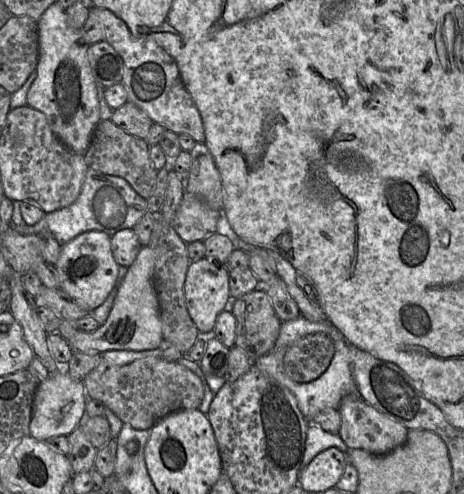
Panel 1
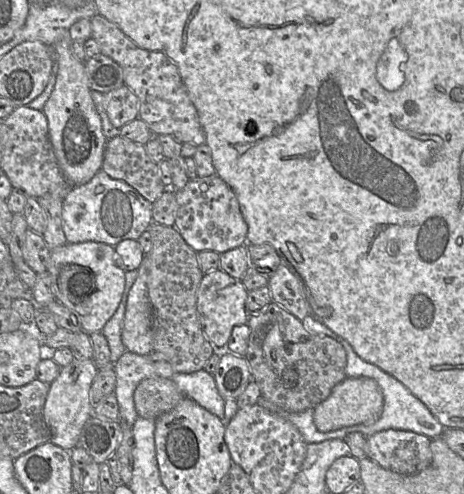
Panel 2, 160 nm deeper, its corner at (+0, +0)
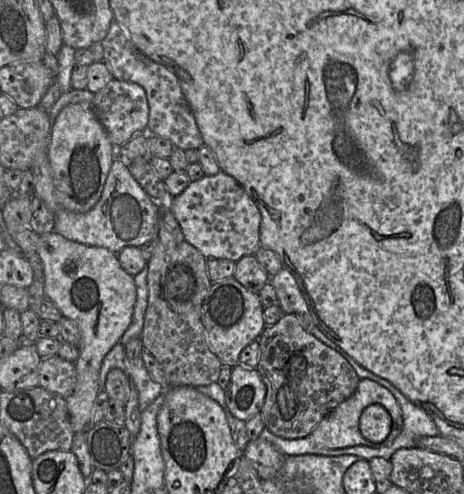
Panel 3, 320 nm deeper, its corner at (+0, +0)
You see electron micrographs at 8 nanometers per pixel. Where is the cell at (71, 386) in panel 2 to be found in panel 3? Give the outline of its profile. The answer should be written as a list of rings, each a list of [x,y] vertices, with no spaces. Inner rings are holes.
[[[54,231],[39,235],[37,254],[42,260],[44,269],[45,297],[60,310],[64,317],[72,320],[80,331],[79,356],[75,362],[77,382],[72,395],[66,398],[66,403],[73,431],[75,433],[86,431],[95,399],[100,391],[99,372],[103,359],[120,342],[132,321],[137,299],[134,278],[122,269],[117,254],[103,247],[67,240]]]

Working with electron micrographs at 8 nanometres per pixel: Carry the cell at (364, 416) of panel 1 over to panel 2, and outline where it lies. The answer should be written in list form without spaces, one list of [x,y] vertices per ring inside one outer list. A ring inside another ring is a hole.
[[[388,429],[367,438],[367,457],[381,467],[414,475],[432,462],[431,439],[406,430]]]

